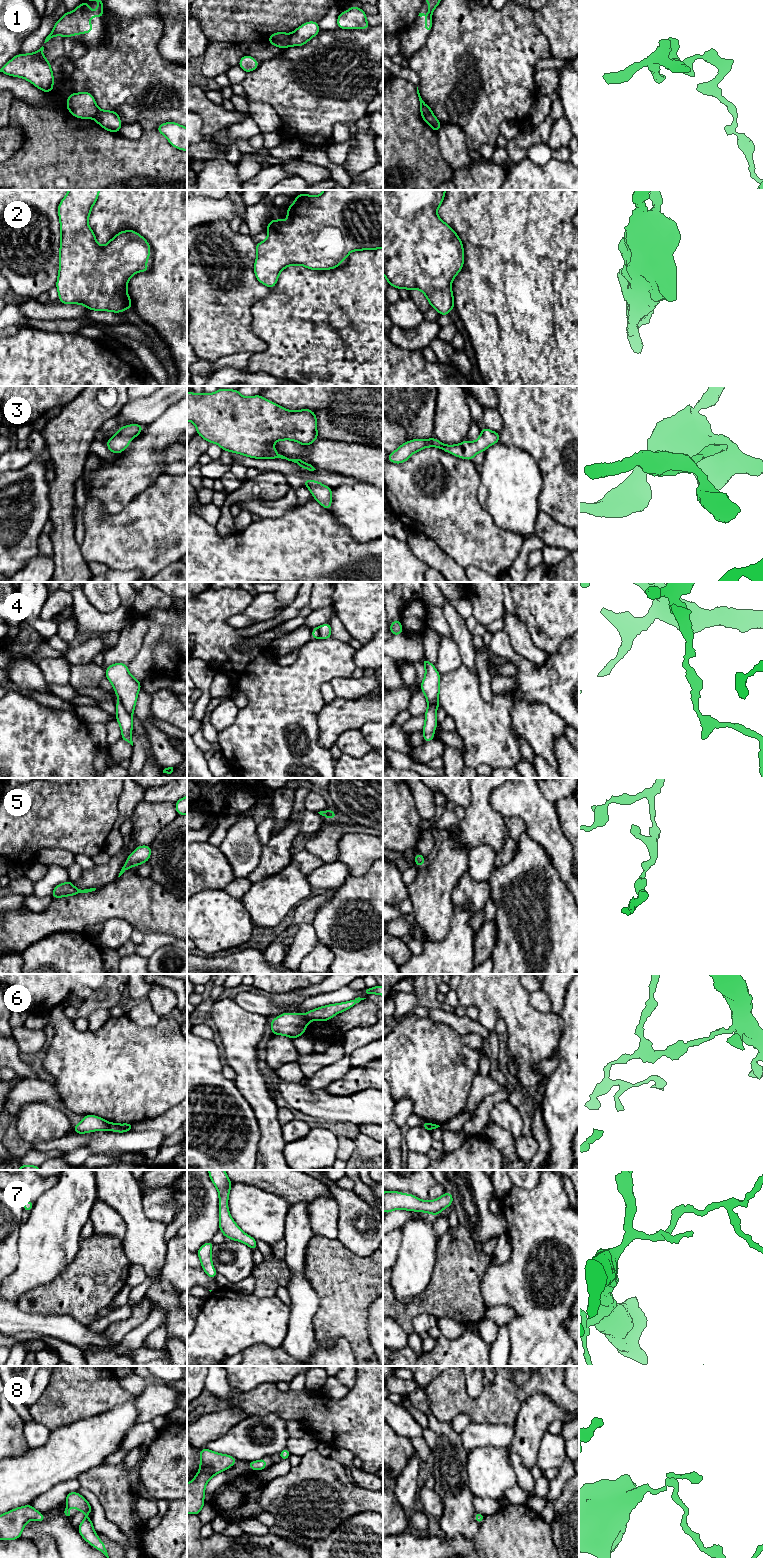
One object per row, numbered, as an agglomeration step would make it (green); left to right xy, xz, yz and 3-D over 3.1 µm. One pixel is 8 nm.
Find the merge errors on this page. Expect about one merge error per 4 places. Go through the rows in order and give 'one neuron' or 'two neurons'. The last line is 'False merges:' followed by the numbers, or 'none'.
1: two neurons
2: one neuron
3: one neuron
4: two neurons
5: one neuron
6: two neurons
7: one neuron
8: one neuron
False merges: 1, 4, 6

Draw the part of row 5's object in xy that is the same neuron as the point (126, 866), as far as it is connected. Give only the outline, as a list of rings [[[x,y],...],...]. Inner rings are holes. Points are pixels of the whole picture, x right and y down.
[[[149,845],[138,846],[128,857],[127,862],[123,865],[119,876],[120,877],[125,871],[130,869],[132,866],[138,866],[146,863],[151,856],[151,847]]]

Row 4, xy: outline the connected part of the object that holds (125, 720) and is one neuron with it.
[[[121,702],[116,703],[116,720],[118,721],[122,731],[121,739],[133,746],[131,738],[133,719]]]

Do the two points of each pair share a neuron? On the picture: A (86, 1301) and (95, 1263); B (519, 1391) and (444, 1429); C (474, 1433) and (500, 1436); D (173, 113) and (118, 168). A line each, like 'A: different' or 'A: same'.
A: same
B: different
C: same
D: different

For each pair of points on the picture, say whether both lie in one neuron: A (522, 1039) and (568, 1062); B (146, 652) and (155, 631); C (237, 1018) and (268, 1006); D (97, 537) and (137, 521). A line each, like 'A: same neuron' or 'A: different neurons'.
A: different neurons
B: same neuron
C: different neurons
D: same neuron

